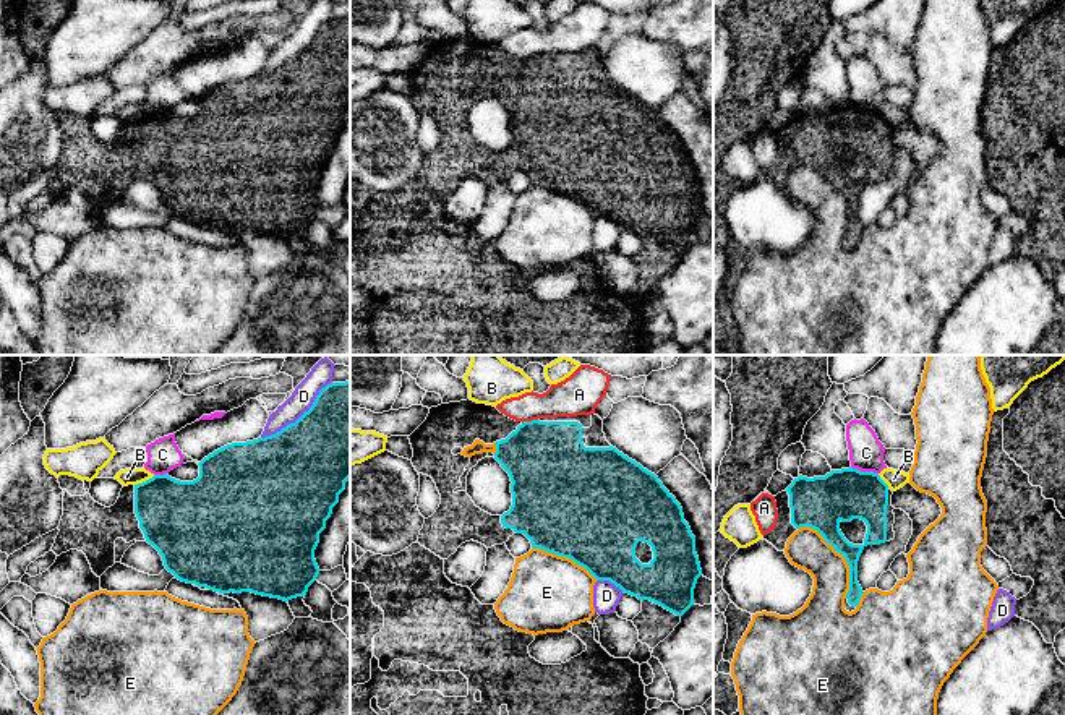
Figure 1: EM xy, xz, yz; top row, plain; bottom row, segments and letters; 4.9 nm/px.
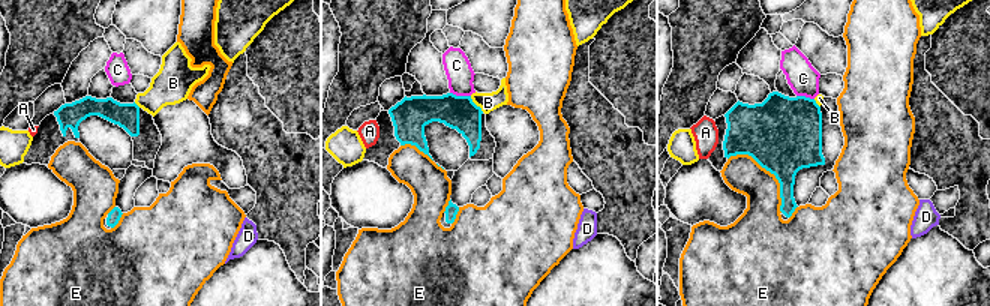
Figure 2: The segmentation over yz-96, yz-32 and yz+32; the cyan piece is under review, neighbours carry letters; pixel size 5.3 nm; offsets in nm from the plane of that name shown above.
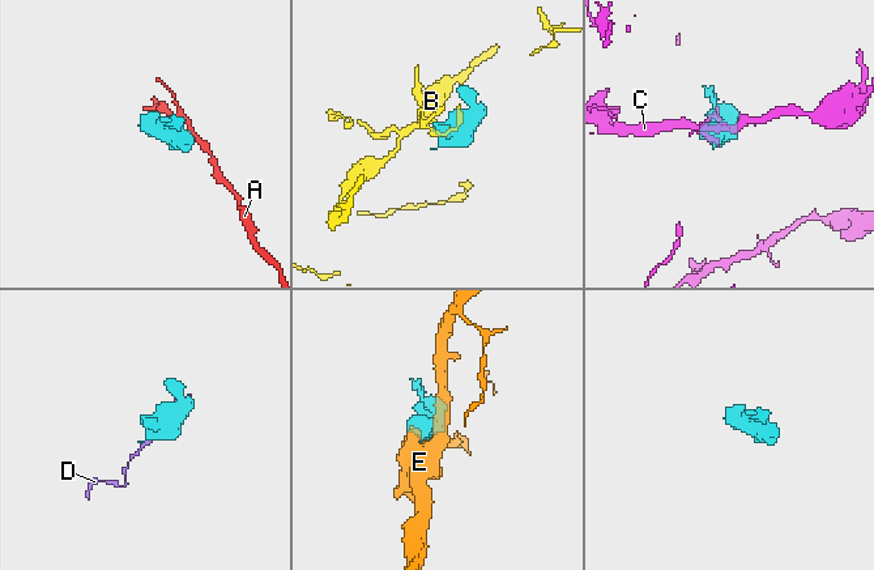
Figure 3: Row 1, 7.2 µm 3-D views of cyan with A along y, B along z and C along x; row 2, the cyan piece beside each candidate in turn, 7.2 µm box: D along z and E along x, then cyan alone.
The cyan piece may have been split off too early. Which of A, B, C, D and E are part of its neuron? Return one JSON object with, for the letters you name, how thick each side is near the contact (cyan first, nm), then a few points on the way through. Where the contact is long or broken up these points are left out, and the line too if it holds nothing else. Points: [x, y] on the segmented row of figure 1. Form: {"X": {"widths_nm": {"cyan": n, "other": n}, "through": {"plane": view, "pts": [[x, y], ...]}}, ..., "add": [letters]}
{"add": []}

